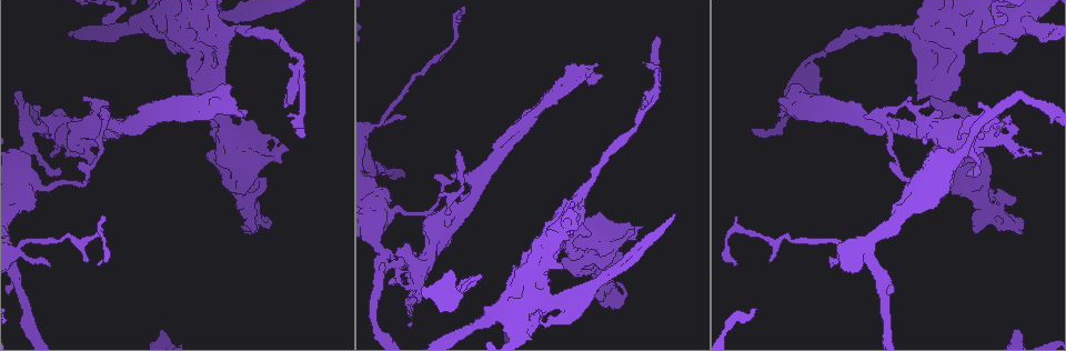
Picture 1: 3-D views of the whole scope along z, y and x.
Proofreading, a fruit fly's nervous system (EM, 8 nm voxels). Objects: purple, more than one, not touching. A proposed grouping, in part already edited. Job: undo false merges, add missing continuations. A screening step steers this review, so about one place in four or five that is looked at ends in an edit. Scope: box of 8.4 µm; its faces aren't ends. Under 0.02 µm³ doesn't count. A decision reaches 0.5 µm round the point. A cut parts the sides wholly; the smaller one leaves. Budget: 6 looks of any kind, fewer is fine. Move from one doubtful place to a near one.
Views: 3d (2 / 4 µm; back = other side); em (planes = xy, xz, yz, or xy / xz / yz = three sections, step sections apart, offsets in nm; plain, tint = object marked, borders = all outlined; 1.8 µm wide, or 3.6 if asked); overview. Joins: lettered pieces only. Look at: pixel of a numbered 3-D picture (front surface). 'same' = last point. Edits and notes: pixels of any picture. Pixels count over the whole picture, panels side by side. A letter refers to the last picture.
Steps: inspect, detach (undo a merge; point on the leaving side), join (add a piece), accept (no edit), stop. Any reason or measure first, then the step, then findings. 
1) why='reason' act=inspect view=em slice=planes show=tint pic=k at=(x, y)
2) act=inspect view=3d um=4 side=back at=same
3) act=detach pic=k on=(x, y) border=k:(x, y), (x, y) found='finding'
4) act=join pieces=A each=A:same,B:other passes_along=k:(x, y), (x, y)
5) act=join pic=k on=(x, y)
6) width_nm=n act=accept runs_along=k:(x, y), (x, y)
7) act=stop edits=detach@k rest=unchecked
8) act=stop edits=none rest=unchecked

why='calibre changes' act=inspect view=em slice=planes show=borders pic=1 at=(930, 57)

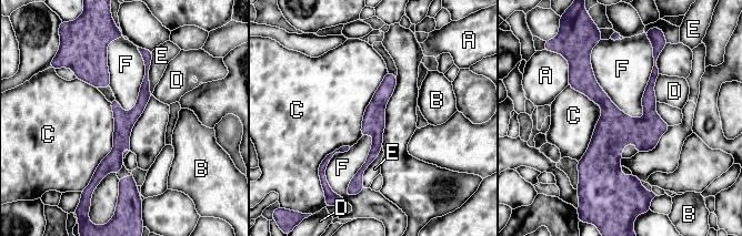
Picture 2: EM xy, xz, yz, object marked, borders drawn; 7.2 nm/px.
width_nm=140 act=accept each=A:other,B:other,C:other,D:other,E:other,F:other border=2:(591, 49), (599, 86), (643, 119) found='continuous, no second cell'

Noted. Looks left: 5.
why='branch stops here' act=inspect view=em slice=planes show=borders pic=1 at=(210, 122)

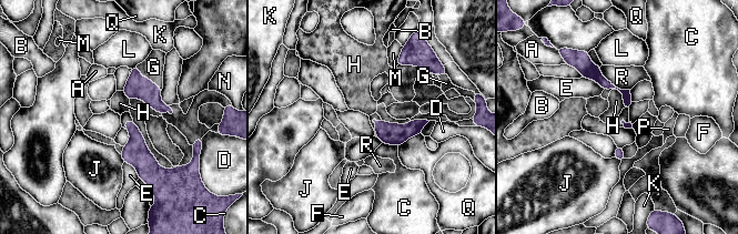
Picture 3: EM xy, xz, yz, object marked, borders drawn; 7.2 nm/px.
act=join pieces=G each=A:other,B:other,C:other,D:other,E:other,F:other,G:same,H:other,J:other,K:other,L:other,M:other,N:other,P:other,Q:other,R:other found='it goes on there'

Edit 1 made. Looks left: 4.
act=stop edits=join@3 rest=unchecked

